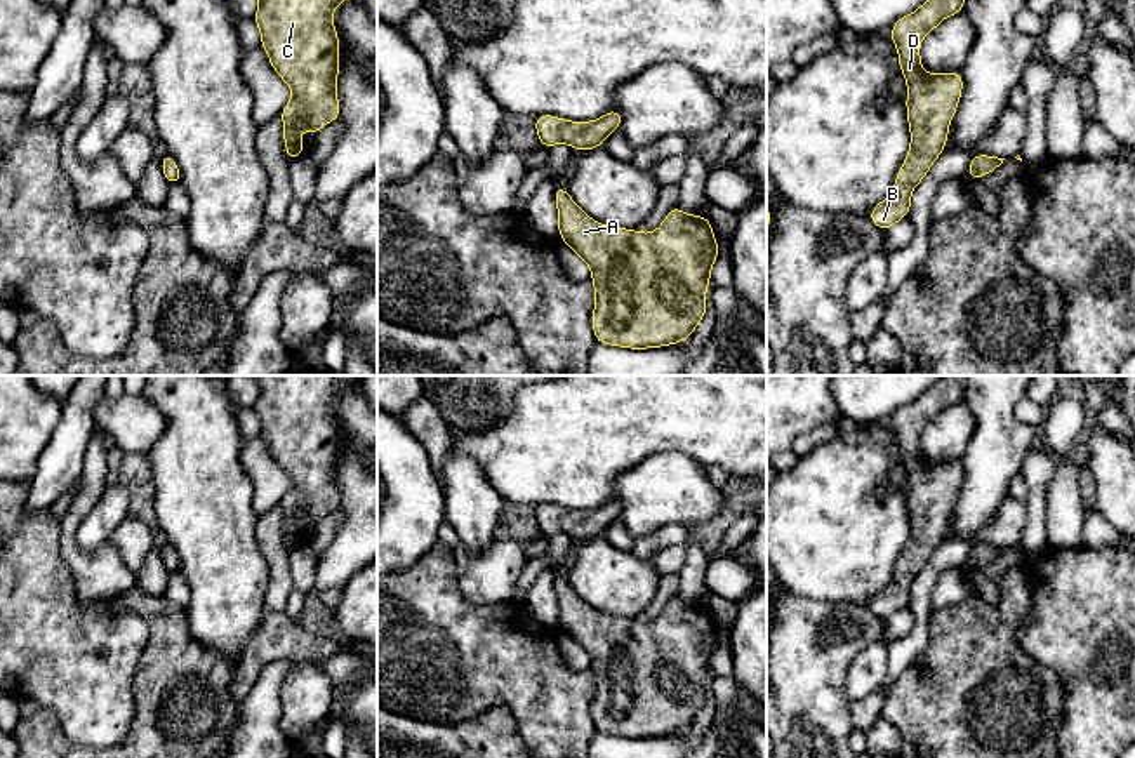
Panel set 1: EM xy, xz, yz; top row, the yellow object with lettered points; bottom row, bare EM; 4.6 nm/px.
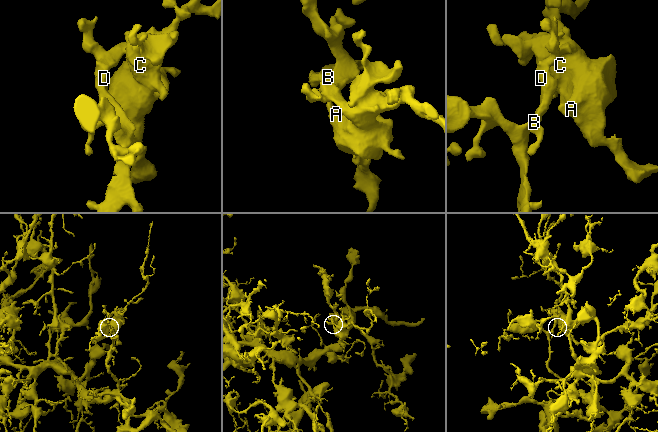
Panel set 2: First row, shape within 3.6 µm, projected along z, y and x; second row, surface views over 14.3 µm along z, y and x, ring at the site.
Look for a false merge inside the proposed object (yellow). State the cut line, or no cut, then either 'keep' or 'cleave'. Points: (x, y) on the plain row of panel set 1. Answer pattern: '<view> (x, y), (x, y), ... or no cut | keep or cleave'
no cut | keep

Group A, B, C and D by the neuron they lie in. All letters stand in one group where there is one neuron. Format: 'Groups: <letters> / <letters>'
Groups: A B C D

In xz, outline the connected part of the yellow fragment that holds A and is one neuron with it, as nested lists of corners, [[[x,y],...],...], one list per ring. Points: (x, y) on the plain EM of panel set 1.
[[[556,575],[558,624],[589,657],[594,676],[591,706],[596,732],[627,739],[648,739],[690,728],[702,711],[711,671],[711,657],[720,643],[709,607],[685,603],[673,596],[660,615],[650,622],[605,615],[591,608]]]

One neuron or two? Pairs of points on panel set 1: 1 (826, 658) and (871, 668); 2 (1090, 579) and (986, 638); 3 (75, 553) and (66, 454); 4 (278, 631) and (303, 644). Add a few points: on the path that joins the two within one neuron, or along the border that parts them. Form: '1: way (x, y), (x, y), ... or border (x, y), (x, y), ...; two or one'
1: border (878, 638), (869, 642), (849, 668), (849, 699); two
2: border (1028, 572), (1031, 611), (1017, 644), (1029, 654); two
3: border (91, 440), (84, 456), (84, 468), (77, 478); two
4: way (284, 637), (298, 644); one

